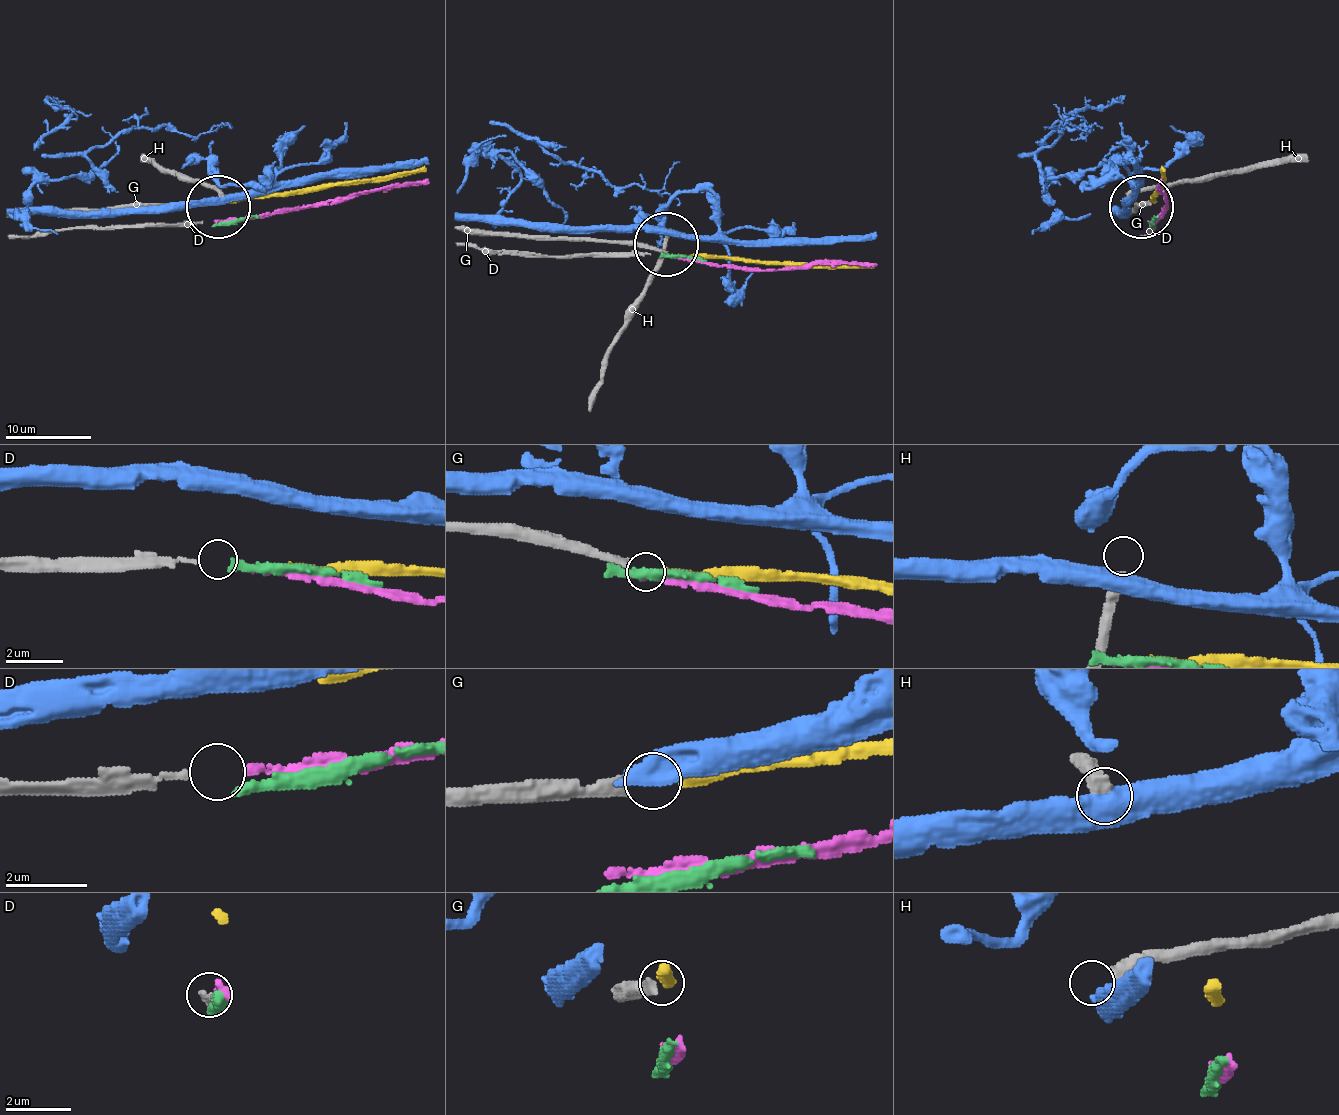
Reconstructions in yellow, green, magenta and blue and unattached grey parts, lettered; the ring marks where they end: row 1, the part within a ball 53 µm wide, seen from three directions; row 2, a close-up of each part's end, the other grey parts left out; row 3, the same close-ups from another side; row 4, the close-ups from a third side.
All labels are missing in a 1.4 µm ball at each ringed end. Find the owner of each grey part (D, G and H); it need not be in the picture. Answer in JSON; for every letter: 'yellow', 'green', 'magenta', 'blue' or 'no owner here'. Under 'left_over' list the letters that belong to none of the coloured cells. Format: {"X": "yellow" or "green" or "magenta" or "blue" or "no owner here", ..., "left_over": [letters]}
{"D": "magenta", "G": "yellow", "H": "no owner here", "left_over": ["H"]}

